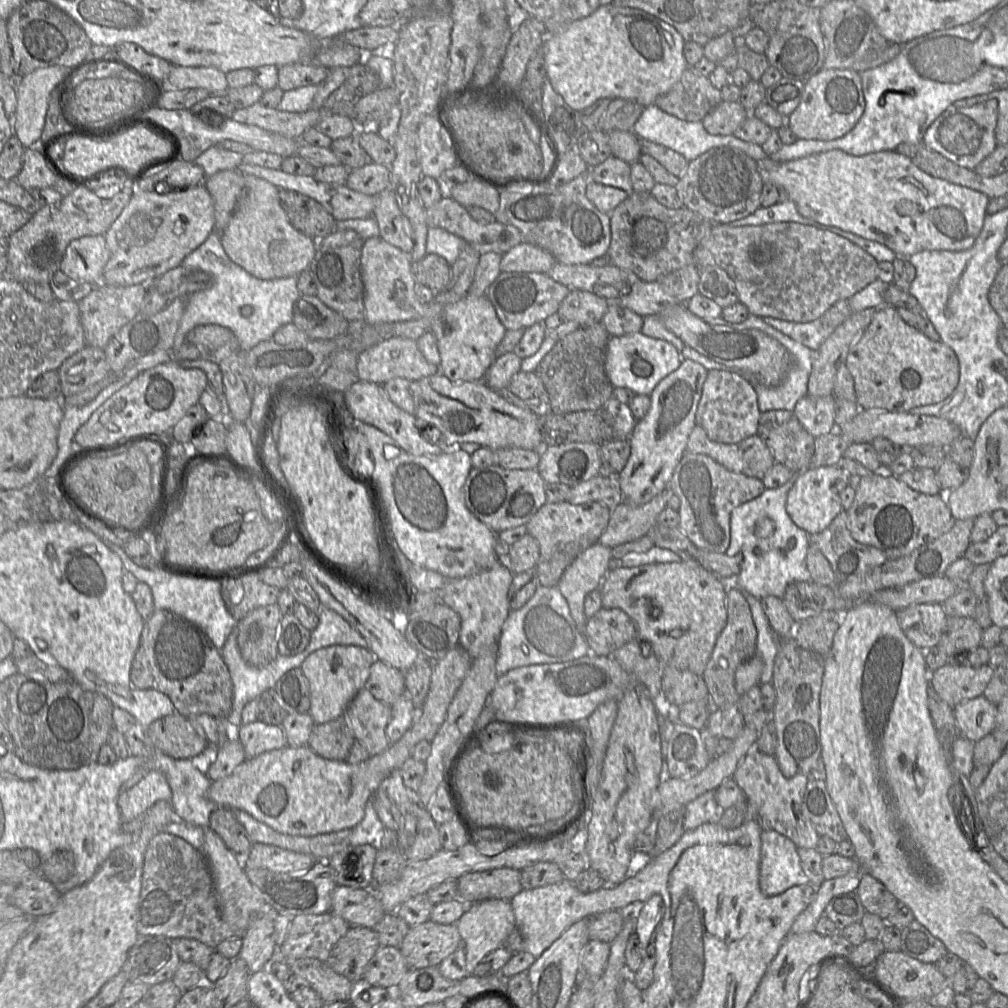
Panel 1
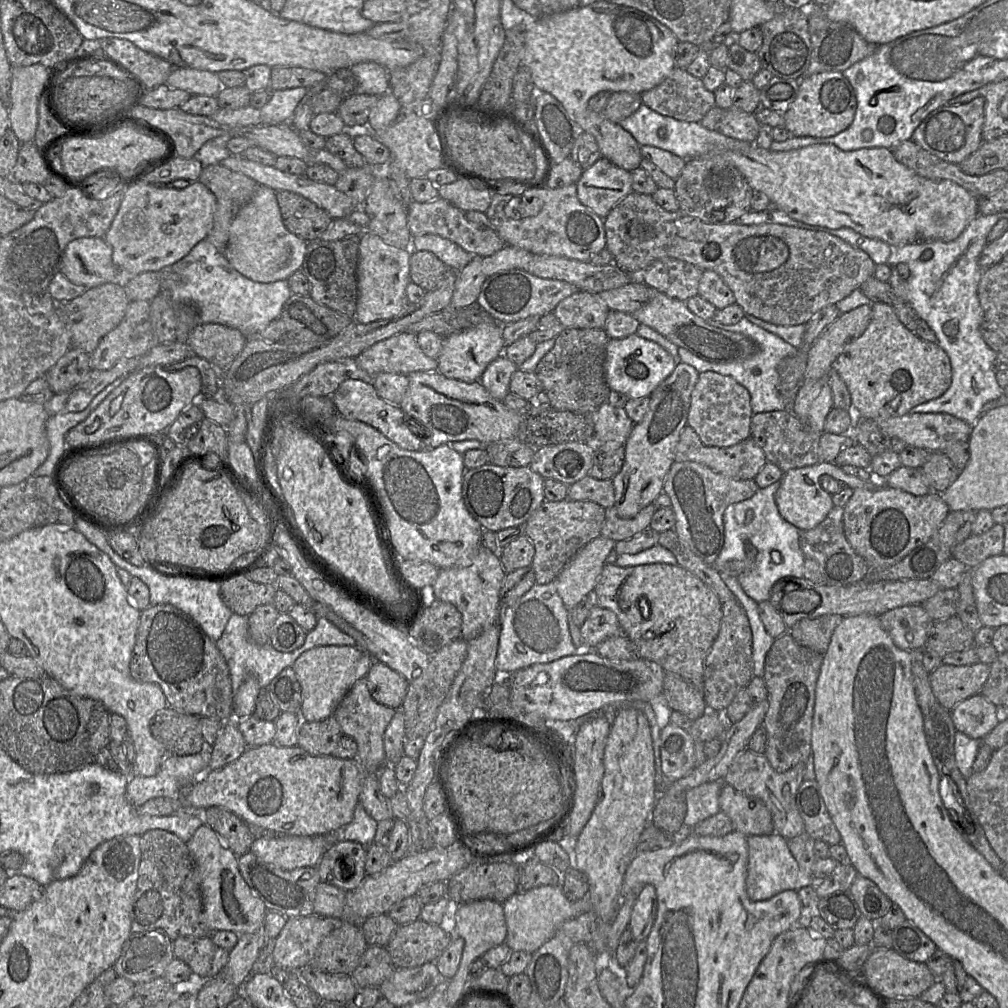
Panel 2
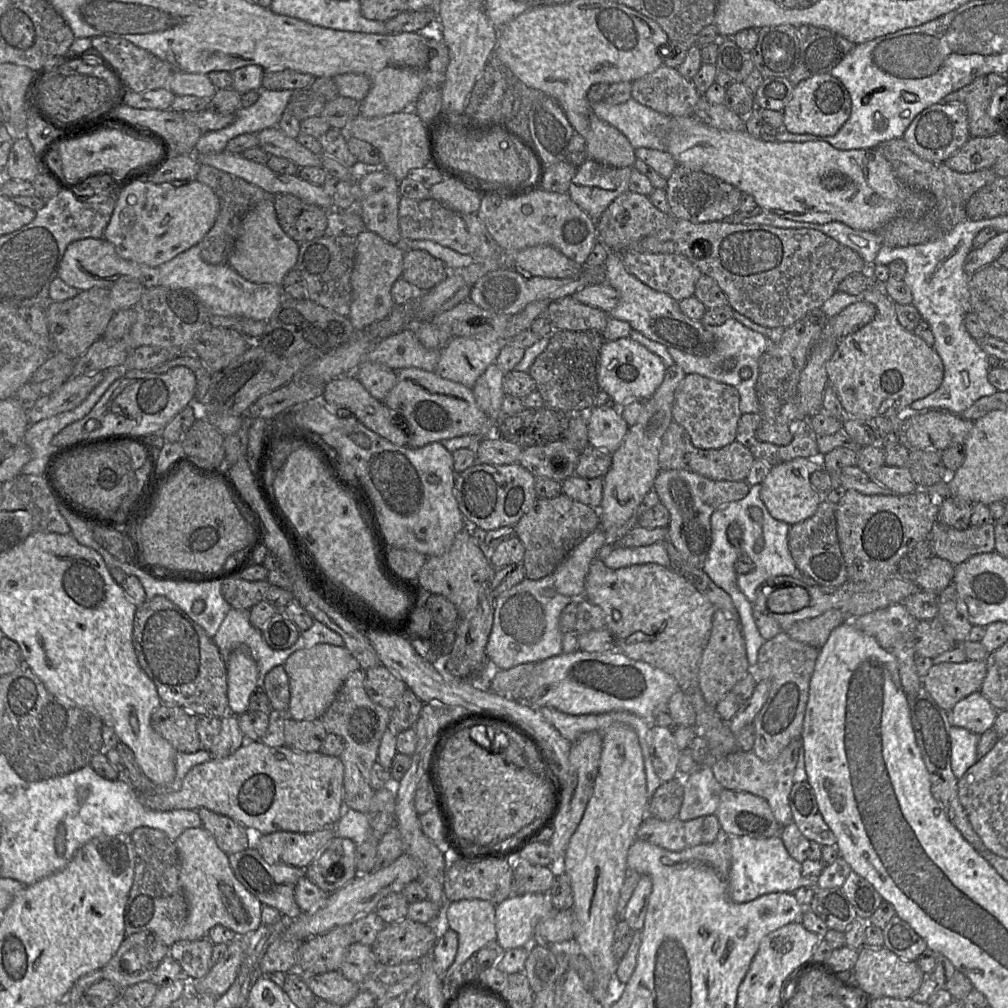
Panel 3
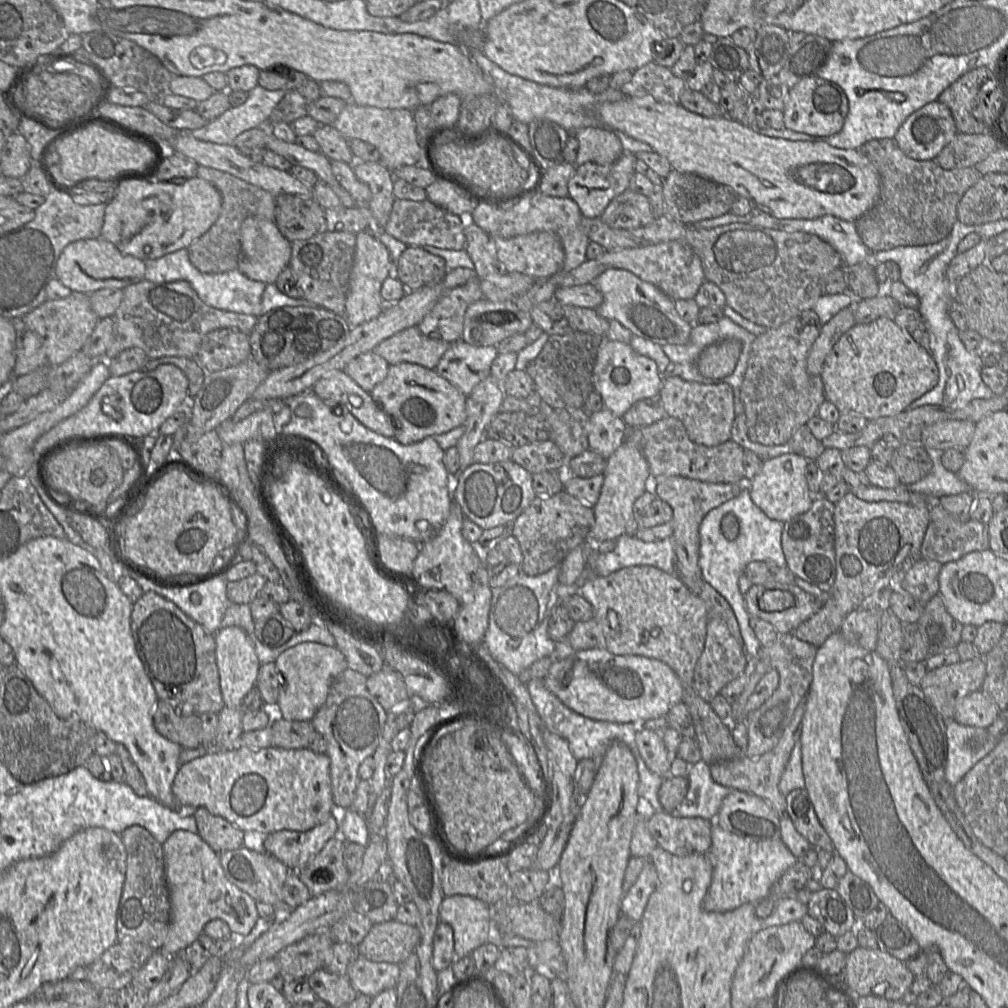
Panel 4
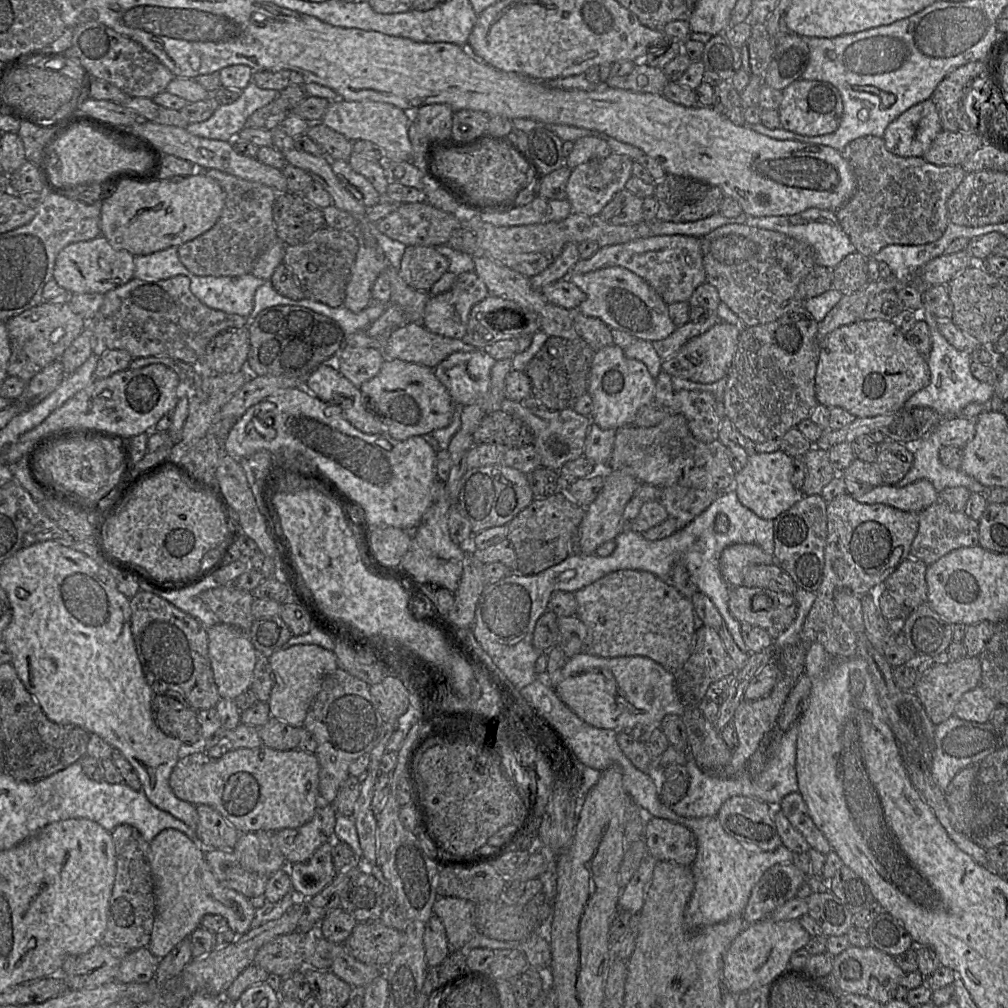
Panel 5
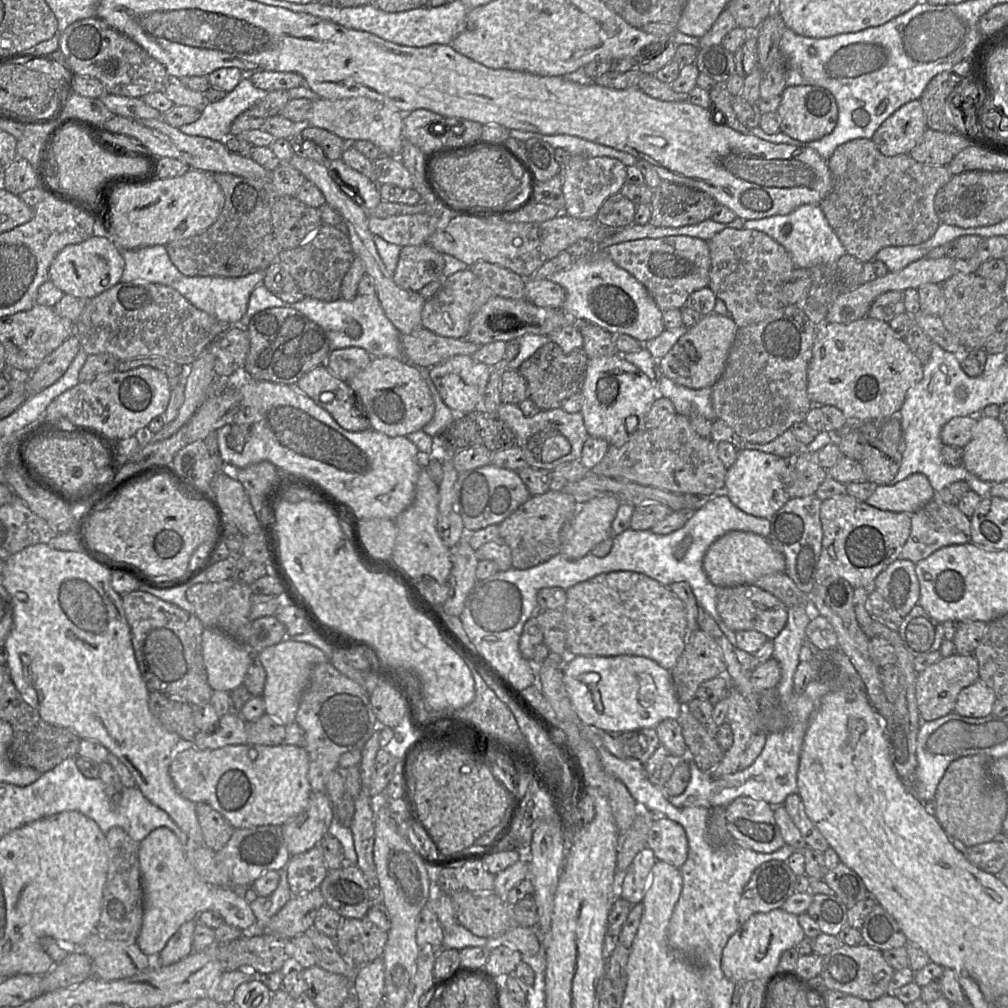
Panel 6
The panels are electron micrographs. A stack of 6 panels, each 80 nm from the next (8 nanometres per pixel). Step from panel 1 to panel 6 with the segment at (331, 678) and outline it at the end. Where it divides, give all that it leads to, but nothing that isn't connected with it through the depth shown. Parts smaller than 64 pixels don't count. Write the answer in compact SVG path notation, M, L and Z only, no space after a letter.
M285 638L278 644L269 646L257 653L266 672L266 681L262 698L265 703L265 714L272 716L284 725L295 722L302 694L307 687L314 666L329 662L326 654L317 647L295 642Z

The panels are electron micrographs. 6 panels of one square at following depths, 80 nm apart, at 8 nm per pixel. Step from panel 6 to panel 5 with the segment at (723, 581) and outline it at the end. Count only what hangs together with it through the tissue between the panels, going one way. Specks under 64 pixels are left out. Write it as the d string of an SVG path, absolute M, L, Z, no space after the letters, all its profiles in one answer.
M738 543L727 546L721 553L719 569L731 587L743 584L743 570L753 564L776 563L774 555L766 553L755 544Z

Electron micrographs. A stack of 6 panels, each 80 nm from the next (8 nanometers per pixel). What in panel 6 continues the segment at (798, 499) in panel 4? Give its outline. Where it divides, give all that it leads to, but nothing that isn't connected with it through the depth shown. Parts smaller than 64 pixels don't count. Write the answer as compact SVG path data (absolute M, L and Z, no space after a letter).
M739 449L735 462L728 467L724 491L740 510L770 519L789 499L783 483L783 457L753 449Z

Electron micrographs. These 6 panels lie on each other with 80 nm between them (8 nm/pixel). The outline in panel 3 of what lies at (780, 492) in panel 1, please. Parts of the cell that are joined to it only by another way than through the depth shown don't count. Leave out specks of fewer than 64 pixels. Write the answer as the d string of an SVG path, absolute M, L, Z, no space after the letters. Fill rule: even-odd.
M760 484L750 485L749 493L744 498L729 502L712 513L712 545L702 567L711 580L727 592L733 601L751 667L757 666L758 651L765 643L753 617L753 602L756 599L757 588L769 578L777 576L792 576L808 585L817 584L810 577L803 576L797 568L788 546L790 525L770 515L761 499L760 490ZM741 557L749 558L754 563L754 568L747 574L737 576L736 562Z

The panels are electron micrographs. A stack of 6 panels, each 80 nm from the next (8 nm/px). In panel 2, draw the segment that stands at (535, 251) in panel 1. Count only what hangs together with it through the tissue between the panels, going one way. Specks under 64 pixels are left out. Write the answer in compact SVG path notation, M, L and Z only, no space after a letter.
M506 245L495 254L483 257L482 272L489 277L505 270L526 270L534 257L529 251Z

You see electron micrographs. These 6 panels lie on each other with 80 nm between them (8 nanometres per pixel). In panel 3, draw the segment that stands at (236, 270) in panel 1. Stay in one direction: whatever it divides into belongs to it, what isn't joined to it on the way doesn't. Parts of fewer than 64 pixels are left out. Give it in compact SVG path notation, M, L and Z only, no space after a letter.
M197 245L162 264L158 269L160 273L159 286L189 290L209 310L221 316L268 321L282 303L284 290L281 285L253 283L240 276L228 264L208 264L200 257L200 250Z

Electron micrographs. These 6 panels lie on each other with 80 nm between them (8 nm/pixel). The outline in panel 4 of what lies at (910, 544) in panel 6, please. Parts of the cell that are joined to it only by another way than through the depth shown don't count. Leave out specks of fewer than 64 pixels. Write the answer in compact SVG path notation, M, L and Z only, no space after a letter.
M935 500L930 501L929 524L921 544L920 558L935 560L942 564L959 560L968 553L988 550L989 530L988 524L969 519L960 521L941 507Z

